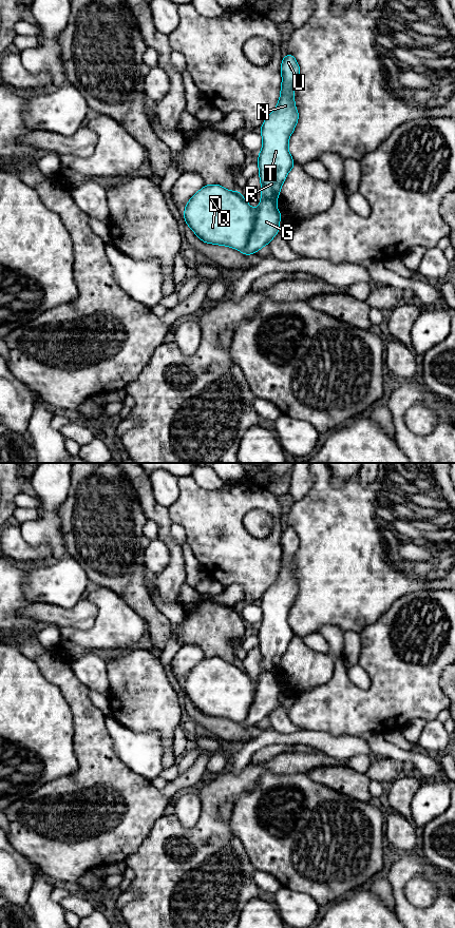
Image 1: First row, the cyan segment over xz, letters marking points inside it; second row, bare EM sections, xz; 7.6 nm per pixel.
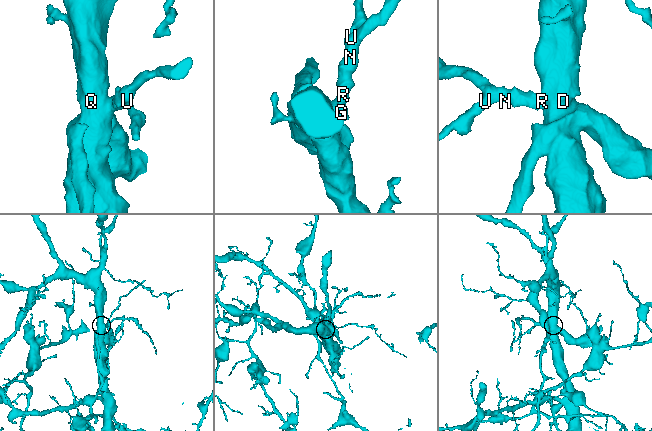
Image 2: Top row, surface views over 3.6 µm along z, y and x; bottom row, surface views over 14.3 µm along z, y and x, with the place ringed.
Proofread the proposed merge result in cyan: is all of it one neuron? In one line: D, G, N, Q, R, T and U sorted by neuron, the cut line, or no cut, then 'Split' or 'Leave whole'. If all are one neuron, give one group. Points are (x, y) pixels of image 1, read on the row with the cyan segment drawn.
Groups: D N Q R T U / G. Split along xz (257, 210), (249, 239), (240, 250). Split

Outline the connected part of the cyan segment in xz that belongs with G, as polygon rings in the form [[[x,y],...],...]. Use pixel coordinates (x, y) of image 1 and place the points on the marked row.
[[[263,200],[259,204],[255,224],[250,233],[248,244],[241,250],[245,255],[257,253],[262,247],[280,232],[279,223],[282,218],[276,200]]]

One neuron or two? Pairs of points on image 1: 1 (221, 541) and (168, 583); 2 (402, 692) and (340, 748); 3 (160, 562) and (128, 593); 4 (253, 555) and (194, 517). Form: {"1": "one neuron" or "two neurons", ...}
{"1": "two neurons", "2": "two neurons", "3": "two neurons", "4": "one neuron"}

